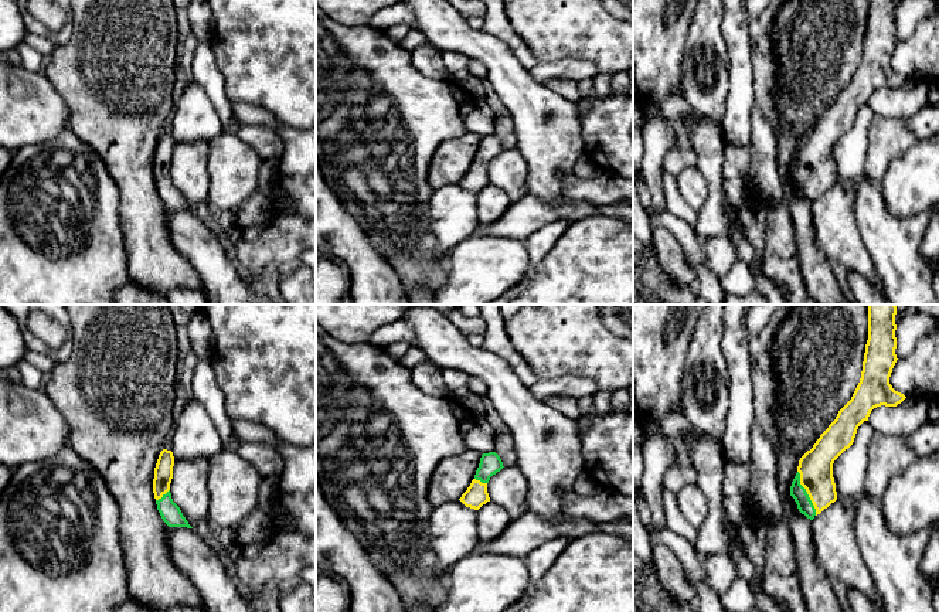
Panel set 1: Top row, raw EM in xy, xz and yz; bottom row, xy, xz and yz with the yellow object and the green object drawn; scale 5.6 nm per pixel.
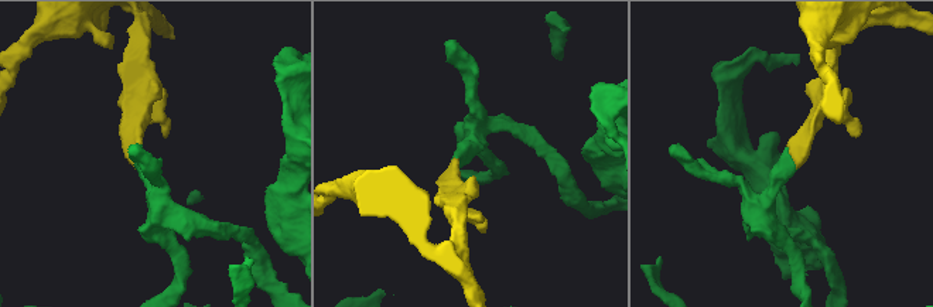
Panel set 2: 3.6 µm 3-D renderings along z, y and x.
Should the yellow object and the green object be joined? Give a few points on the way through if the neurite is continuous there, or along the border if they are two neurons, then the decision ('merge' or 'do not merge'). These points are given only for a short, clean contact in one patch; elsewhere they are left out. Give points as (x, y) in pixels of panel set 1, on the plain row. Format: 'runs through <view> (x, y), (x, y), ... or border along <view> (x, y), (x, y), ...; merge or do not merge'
runs through yz (815, 149), (813, 170), (807, 176), (798, 174); merge

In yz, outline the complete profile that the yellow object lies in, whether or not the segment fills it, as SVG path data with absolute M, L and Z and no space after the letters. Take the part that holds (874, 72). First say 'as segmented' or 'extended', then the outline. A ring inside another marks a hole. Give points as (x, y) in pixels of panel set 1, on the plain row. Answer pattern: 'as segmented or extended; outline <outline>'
extended; outline M868 0L868 23L860 65L851 82L799 143L790 178L799 194L810 203L837 183L833 146L853 128L858 109L868 103L874 91L897 89L906 81L889 67L898 42L895 13L895 0Z

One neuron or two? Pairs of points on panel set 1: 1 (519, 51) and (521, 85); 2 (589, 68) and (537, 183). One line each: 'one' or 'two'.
1: two
2: two

